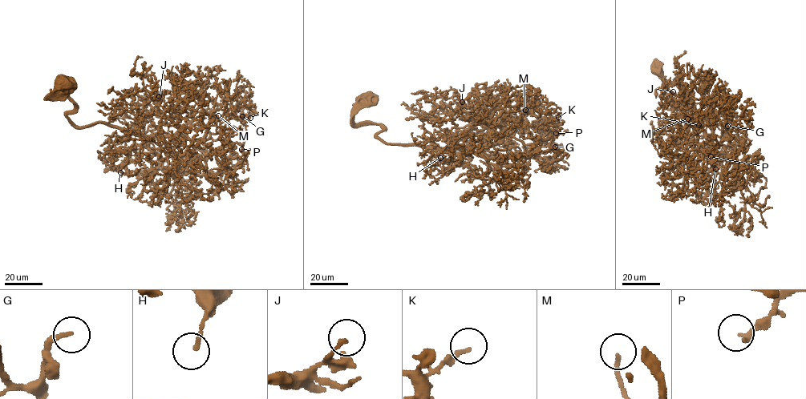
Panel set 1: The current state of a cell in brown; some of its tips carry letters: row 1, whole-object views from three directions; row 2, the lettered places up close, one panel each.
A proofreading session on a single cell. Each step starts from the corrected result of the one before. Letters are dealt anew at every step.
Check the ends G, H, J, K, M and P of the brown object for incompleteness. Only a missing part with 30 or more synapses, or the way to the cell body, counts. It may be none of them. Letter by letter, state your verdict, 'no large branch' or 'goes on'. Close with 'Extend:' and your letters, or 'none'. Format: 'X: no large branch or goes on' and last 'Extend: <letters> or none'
G: goes on
H: no large branch
J: no large branch
K: no large branch
M: no large branch
P: no large branch
Extend: G

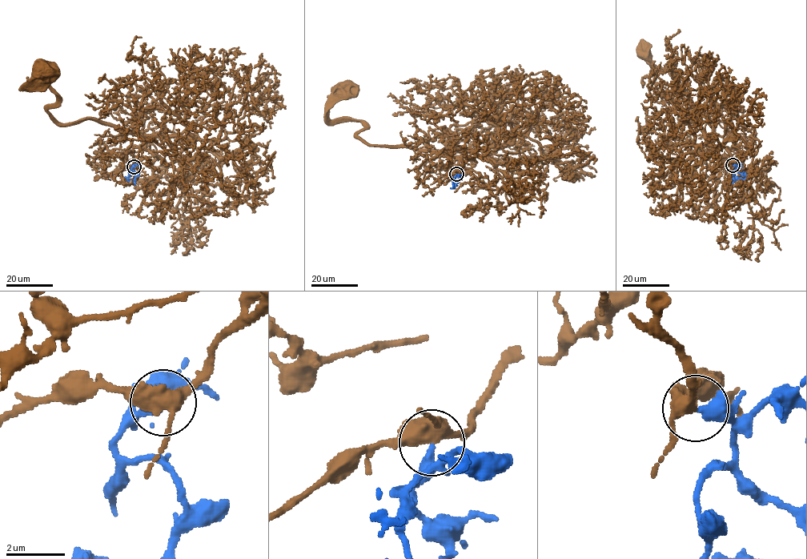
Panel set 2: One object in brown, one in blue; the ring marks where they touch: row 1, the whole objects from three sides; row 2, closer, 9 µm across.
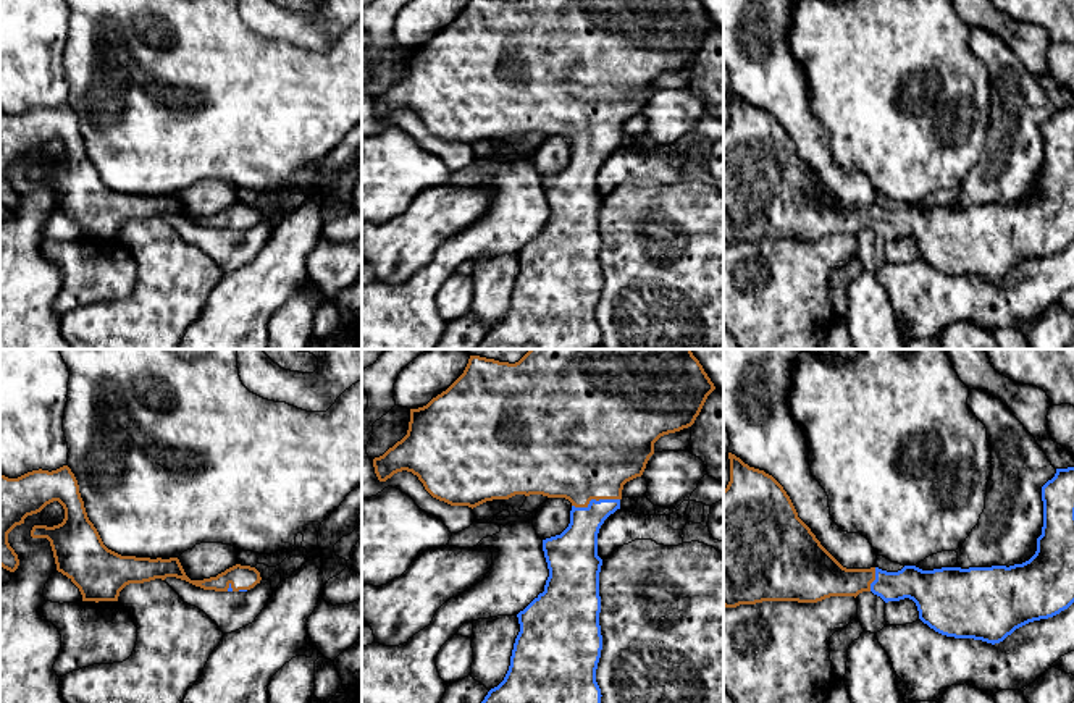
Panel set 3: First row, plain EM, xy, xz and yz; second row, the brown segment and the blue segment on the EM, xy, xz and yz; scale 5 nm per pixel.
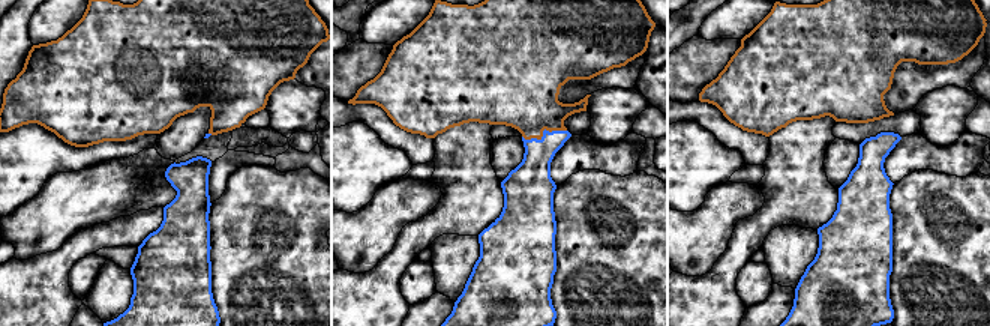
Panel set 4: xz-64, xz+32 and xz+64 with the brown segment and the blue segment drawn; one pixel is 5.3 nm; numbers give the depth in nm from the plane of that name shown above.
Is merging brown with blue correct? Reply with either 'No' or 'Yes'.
Yes

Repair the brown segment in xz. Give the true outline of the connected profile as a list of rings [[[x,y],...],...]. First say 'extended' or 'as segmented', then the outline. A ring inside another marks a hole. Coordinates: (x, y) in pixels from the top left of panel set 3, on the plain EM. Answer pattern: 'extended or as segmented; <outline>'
extended; [[[468,0],[464,11],[426,44],[410,47],[407,73],[389,86],[383,94],[373,97],[375,112],[386,120],[394,112],[407,108],[418,115],[425,128],[436,137],[451,144],[476,145],[493,137],[509,137],[515,133],[543,133],[547,136],[565,136],[572,141],[570,162],[556,175],[543,178],[543,189],[549,207],[544,229],[539,231],[523,249],[517,252],[520,270],[515,276],[510,304],[504,318],[491,326],[478,349],[599,349],[601,326],[596,320],[596,307],[602,288],[599,263],[601,234],[599,210],[602,197],[598,194],[598,171],[604,158],[620,147],[623,123],[641,115],[649,95],[654,92],[654,81],[669,71],[680,69],[694,61],[707,34],[715,27],[714,21],[699,0]]]

